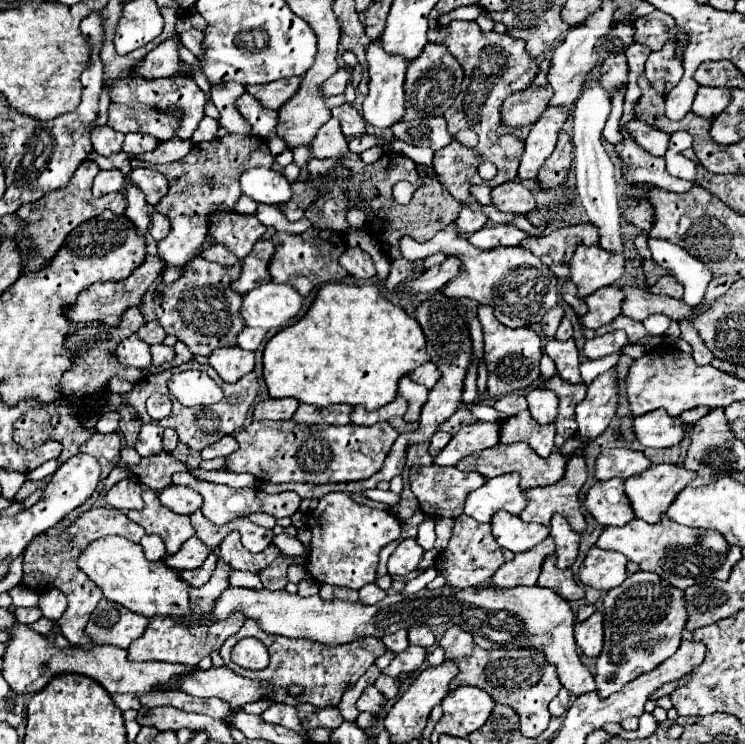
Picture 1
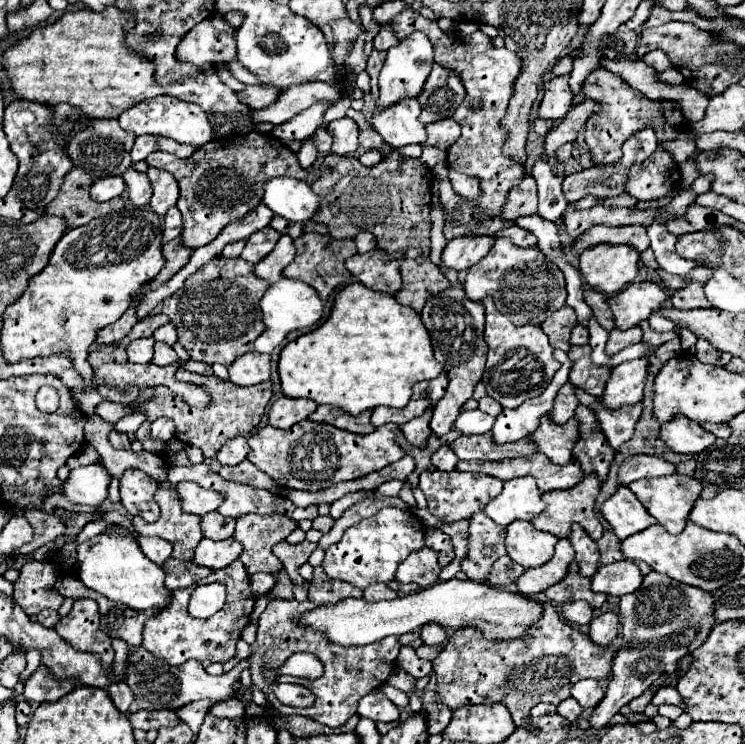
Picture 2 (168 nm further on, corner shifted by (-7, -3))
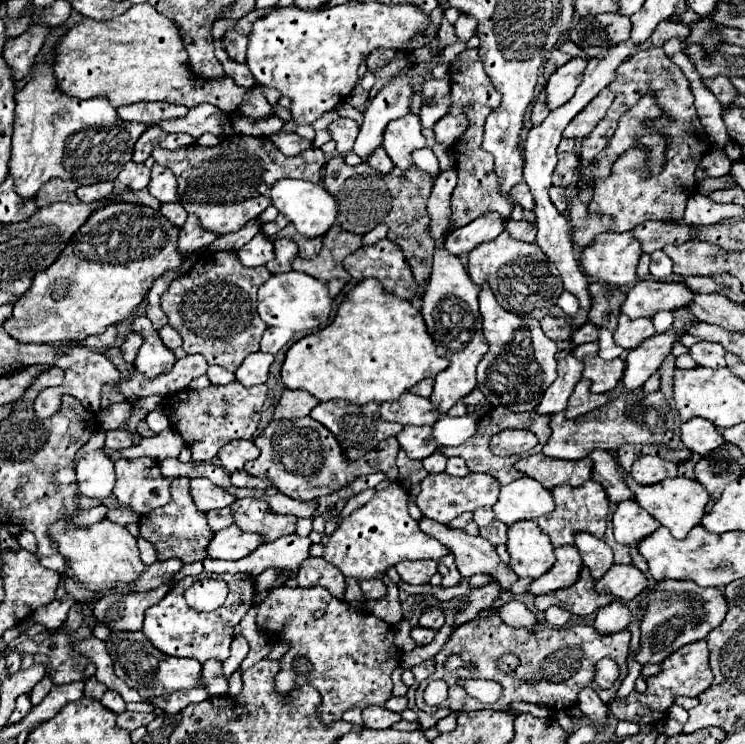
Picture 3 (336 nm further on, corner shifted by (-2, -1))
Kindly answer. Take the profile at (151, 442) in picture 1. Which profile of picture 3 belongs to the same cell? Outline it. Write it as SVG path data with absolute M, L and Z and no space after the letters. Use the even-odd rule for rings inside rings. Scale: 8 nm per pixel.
M153 410L153 412L149 412L147 414L147 424L149 424L149 428L155 432L155 434L159 434L159 432L163 432L163 430L167 430L171 424L169 424L169 418L167 418L167 414L163 412L163 410Z

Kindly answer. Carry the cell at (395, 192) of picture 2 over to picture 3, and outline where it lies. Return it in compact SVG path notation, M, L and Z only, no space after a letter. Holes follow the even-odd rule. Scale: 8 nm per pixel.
M335 156L327 162L323 178L325 188L331 192L331 196L335 196L339 204L339 216L335 224L355 234L367 234L377 224L387 224L389 226L387 238L397 242L405 250L405 256L413 268L413 276L417 282L427 280L431 274L435 240L429 236L431 218L427 212L427 200L433 182L435 178L419 170L417 166L413 166L407 172L399 172L399 168L395 168L389 174L379 174L367 162L347 166L341 156Z

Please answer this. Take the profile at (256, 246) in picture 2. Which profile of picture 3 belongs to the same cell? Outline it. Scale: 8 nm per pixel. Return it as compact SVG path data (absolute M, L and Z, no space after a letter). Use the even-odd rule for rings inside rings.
M259 234L251 244L241 247L237 255L244 266L263 266L275 258L274 245L265 234Z

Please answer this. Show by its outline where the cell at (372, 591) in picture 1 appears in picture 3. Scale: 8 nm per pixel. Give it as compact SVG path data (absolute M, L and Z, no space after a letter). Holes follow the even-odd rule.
M375 578L363 580L361 582L361 590L363 590L363 596L365 596L367 602L379 600L379 598L383 598L387 594L387 586L383 584L383 580L375 580Z

